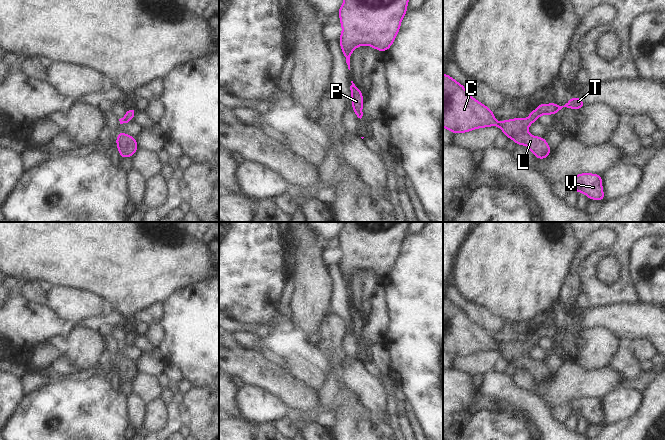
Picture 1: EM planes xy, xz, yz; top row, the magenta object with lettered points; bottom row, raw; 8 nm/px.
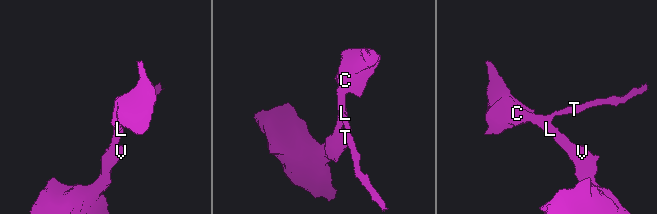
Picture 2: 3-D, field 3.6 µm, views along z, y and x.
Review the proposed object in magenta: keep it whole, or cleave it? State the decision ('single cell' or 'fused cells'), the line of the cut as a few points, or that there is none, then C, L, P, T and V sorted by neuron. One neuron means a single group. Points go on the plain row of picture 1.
single cell; cut none; groups C L P T V

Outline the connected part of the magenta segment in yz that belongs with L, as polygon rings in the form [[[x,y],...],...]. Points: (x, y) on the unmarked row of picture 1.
[[[443,298],[443,351],[451,357],[467,357],[474,353],[497,350],[516,369],[526,369],[538,383],[551,378],[544,361],[530,359],[527,352],[541,339],[555,339],[563,331],[578,335],[586,330],[580,321],[570,322],[564,329],[557,327],[539,328],[527,343],[513,342],[504,345],[494,343],[494,335],[474,323],[465,311],[448,298]]]

